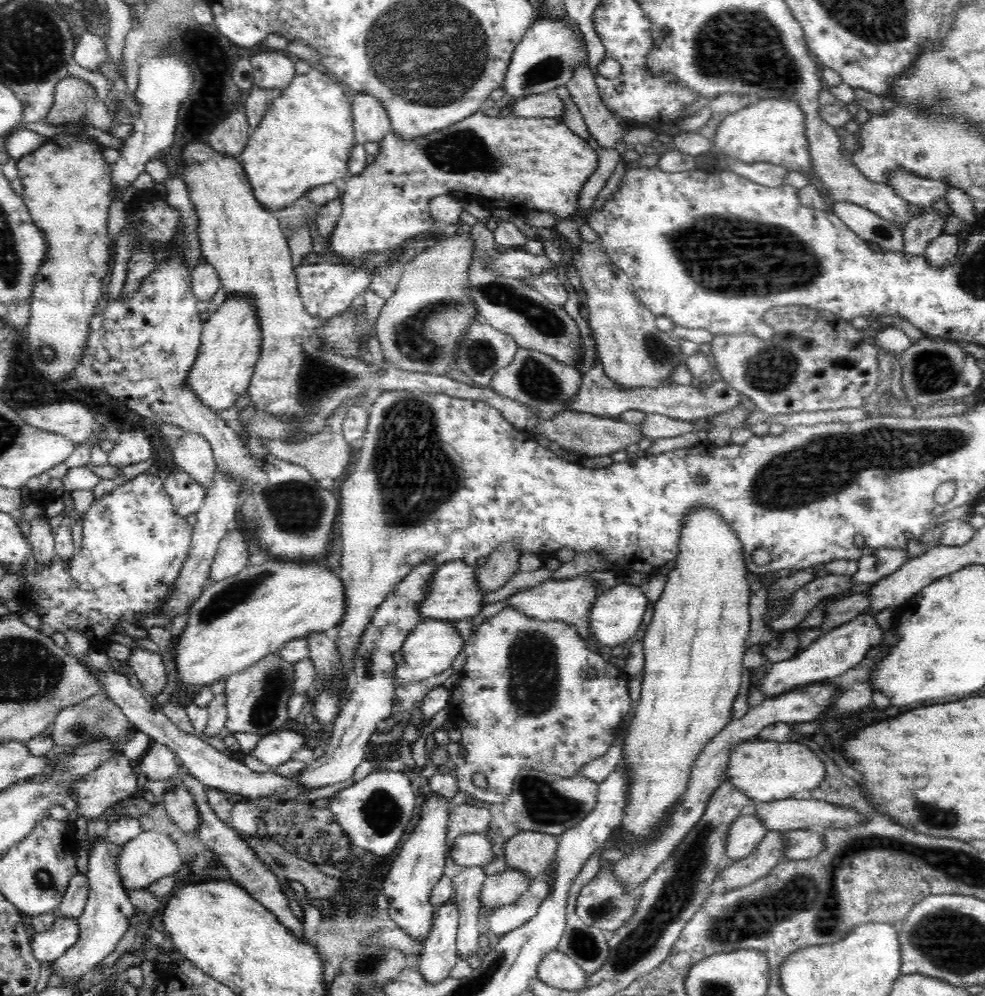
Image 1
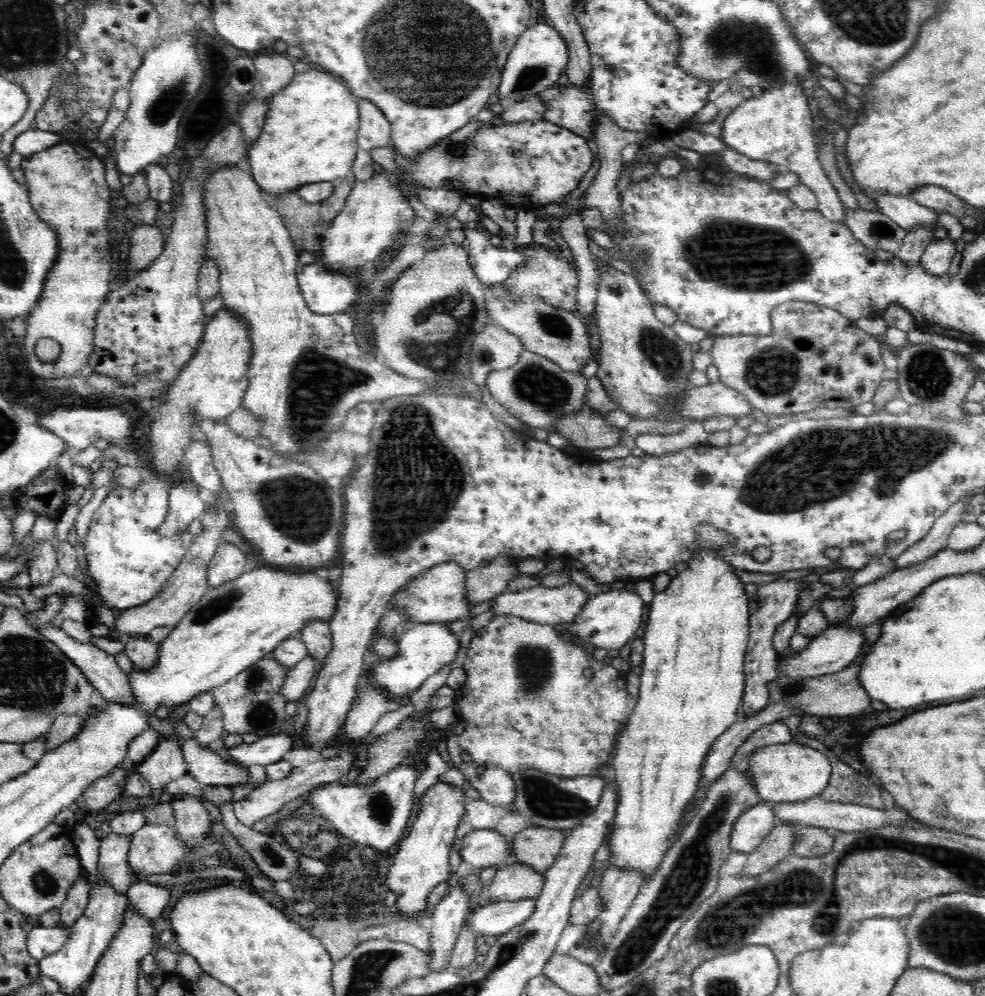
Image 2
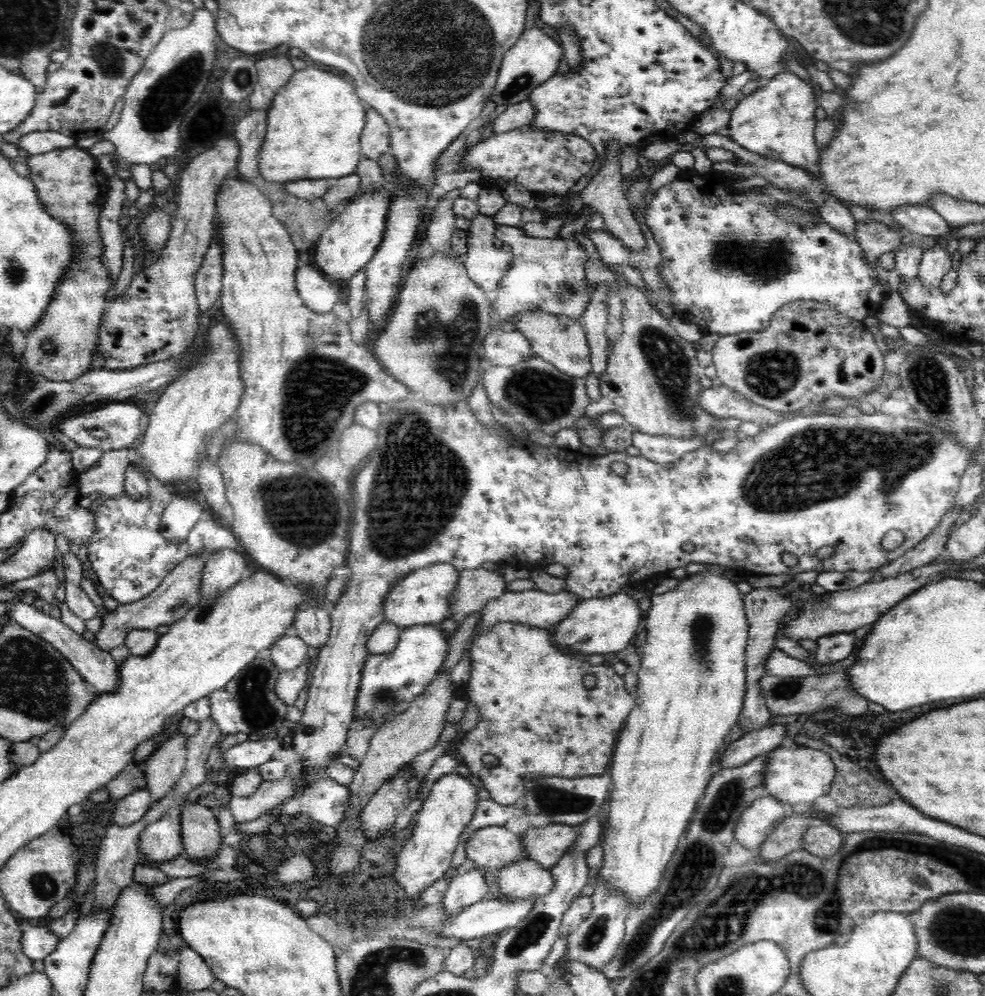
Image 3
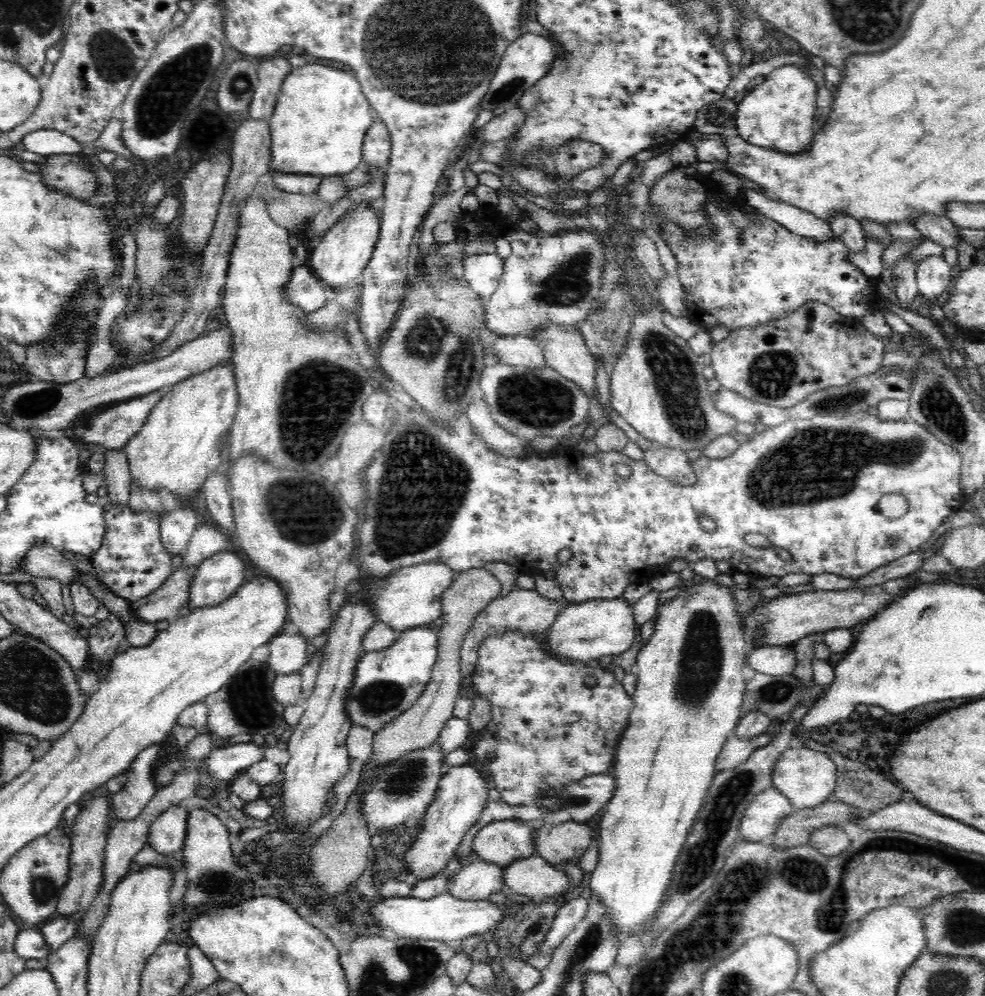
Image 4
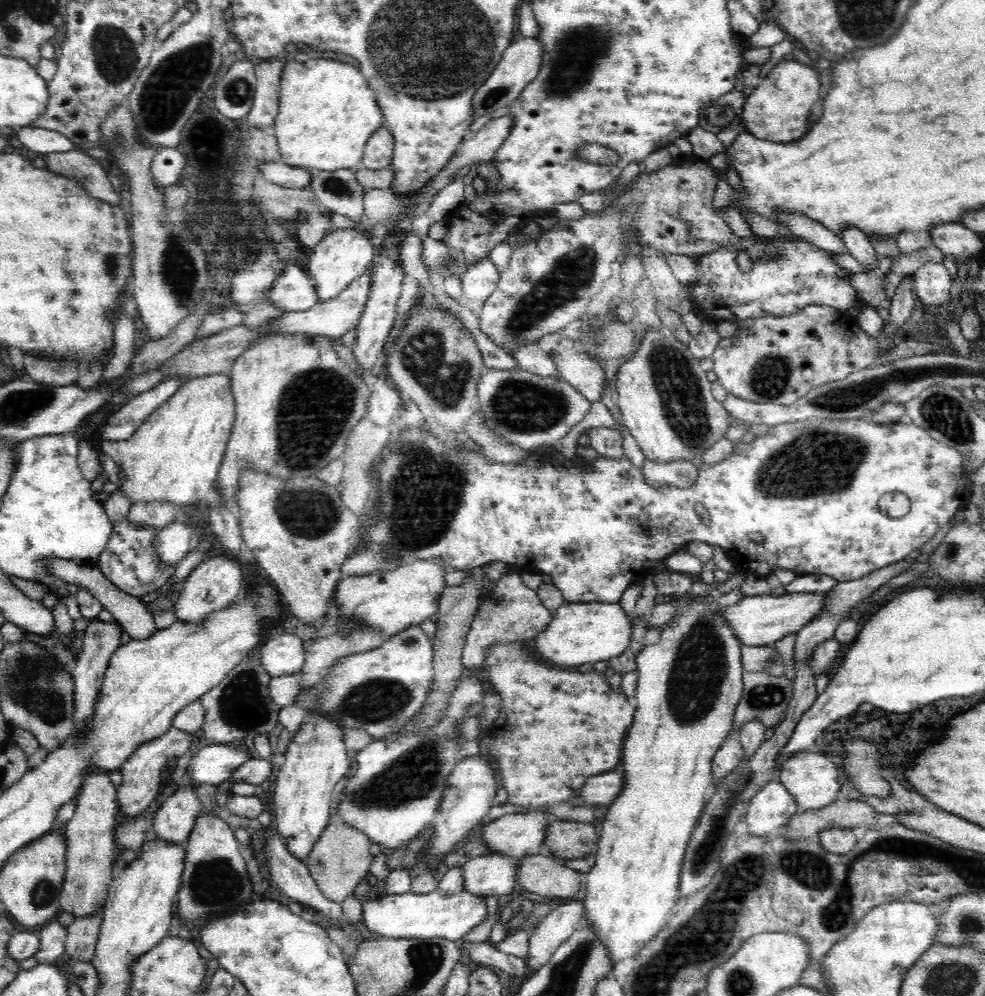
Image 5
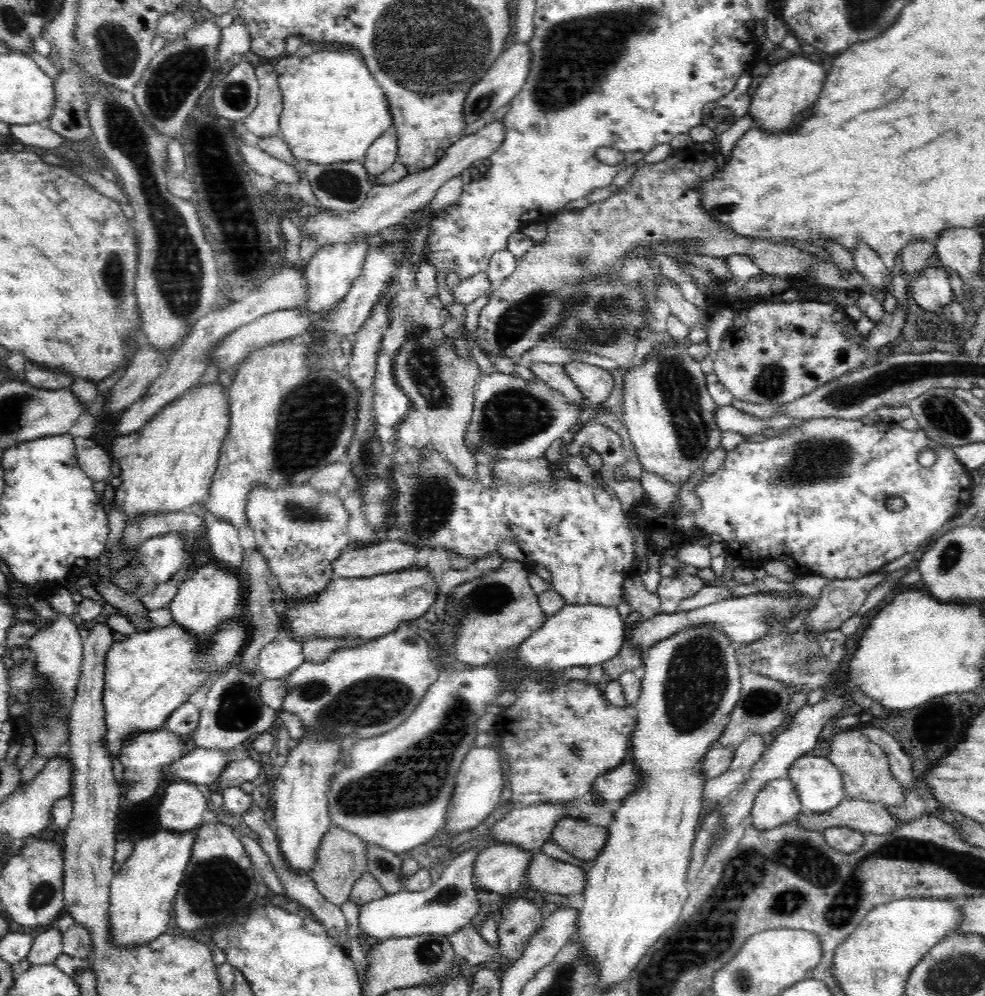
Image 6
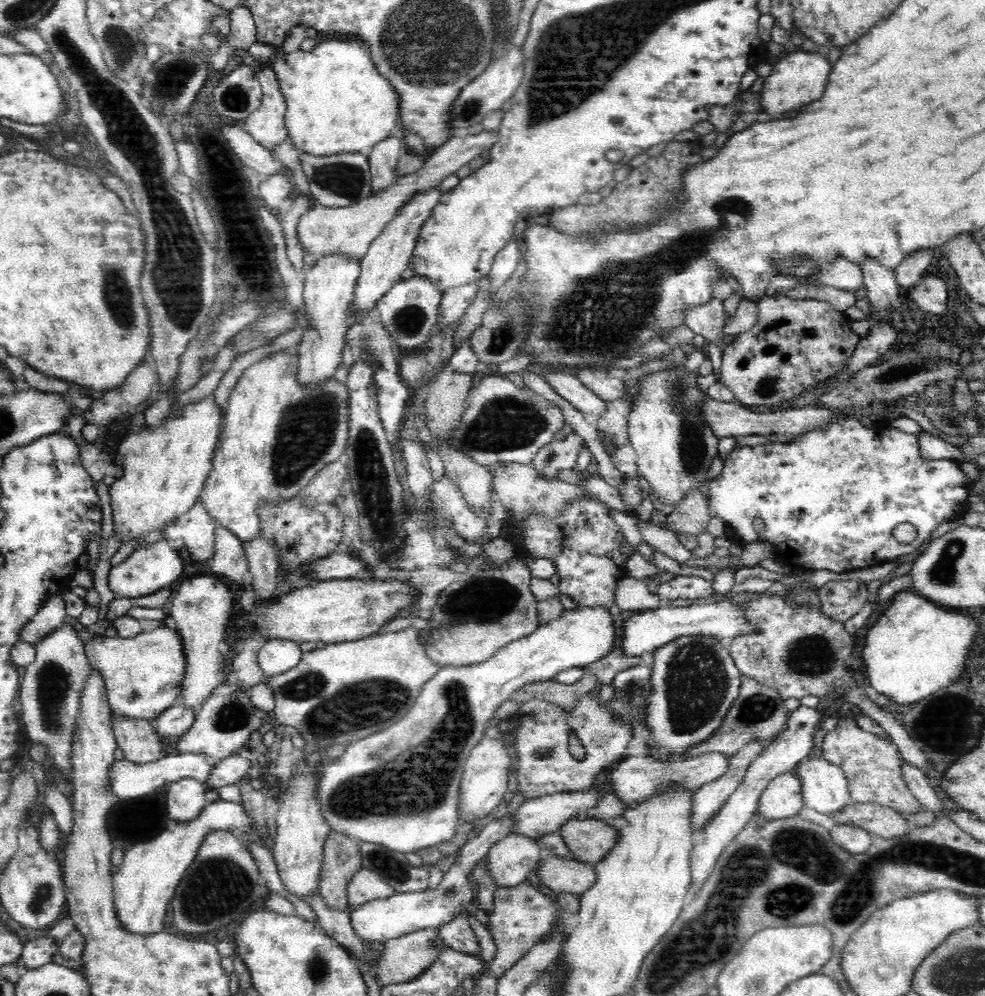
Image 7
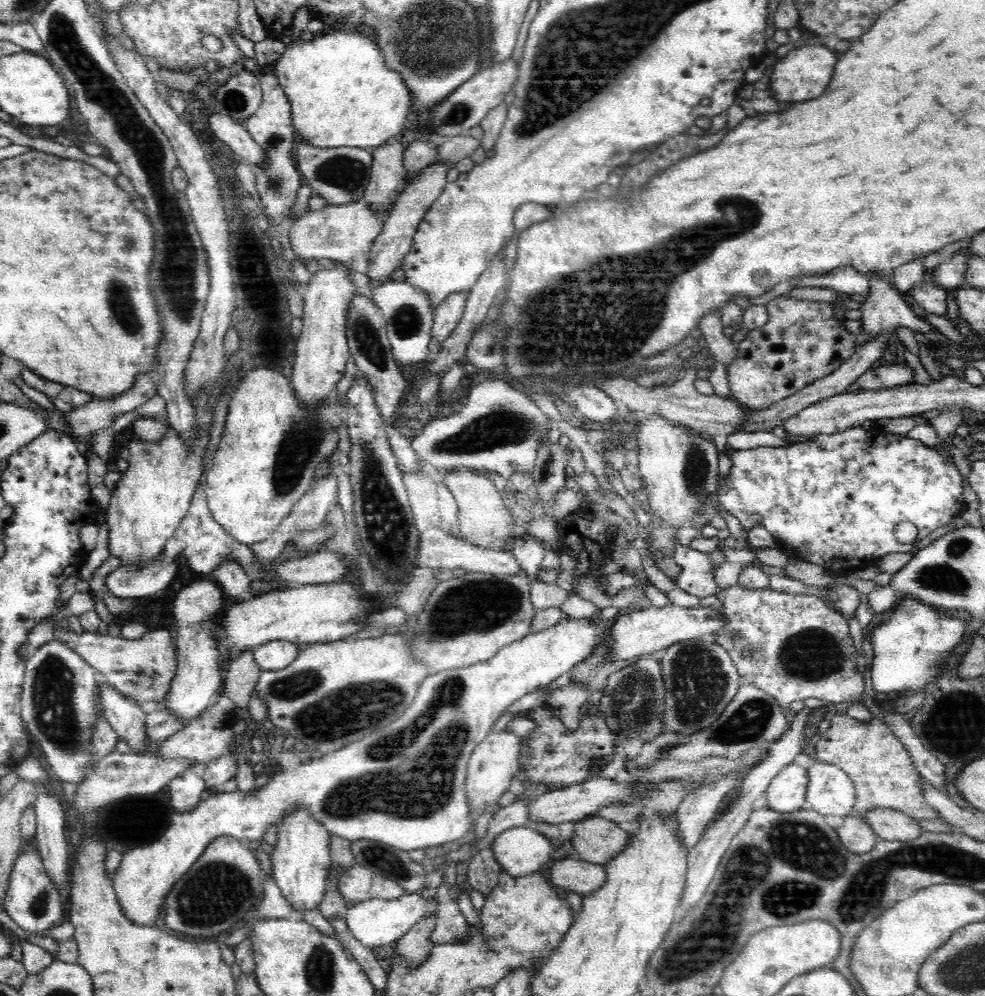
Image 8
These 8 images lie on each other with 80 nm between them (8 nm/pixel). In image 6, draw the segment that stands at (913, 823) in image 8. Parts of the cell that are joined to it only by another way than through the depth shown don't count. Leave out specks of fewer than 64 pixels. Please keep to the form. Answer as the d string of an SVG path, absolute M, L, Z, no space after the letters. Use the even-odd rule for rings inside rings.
M846 798L838 806L809 817L801 812L794 820L800 827L823 831L832 827L850 827L860 832L892 835L900 821L881 803Z

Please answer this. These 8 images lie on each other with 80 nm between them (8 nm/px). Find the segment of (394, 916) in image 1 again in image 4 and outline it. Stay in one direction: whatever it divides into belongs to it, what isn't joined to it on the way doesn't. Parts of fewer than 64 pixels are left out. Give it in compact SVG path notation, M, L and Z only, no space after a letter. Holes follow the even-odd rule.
M470 764L449 768L440 778L437 796L430 802L428 810L425 810L417 839L405 854L406 871L416 882L442 874L455 856L466 831L480 820L488 803L489 792L484 776L480 774Z

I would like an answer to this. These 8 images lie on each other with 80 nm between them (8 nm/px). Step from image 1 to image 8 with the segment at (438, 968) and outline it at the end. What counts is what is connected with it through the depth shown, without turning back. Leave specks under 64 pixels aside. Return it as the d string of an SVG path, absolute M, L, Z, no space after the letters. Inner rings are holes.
M528 826L501 832L494 839L492 849L502 871L514 878L545 870L555 851L552 839Z

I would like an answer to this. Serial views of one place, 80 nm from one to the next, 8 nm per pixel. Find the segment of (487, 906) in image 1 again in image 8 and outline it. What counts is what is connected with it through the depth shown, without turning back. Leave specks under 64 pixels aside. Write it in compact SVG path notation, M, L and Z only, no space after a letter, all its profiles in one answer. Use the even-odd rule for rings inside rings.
M563 859L552 861L545 872L552 886L560 886L581 896L600 888L605 882L604 866L584 860Z

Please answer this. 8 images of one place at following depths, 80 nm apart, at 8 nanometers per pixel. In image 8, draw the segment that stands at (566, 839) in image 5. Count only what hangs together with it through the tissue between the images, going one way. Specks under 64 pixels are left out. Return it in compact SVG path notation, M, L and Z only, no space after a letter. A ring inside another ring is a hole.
M596 815L580 819L566 831L580 860L604 866L625 848L628 833L618 824Z

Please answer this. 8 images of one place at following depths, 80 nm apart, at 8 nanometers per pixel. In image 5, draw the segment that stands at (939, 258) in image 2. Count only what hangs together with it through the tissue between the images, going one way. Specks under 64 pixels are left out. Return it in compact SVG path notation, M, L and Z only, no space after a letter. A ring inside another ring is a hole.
M925 263L913 275L915 294L928 310L951 302L950 290L953 280L944 264Z

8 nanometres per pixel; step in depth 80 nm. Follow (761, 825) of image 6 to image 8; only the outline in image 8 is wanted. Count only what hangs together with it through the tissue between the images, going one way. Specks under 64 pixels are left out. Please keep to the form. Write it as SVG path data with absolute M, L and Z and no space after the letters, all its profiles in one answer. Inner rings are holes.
M791 764L782 768L771 780L771 784L762 799L767 810L777 814L799 811L807 802L808 778L804 768Z

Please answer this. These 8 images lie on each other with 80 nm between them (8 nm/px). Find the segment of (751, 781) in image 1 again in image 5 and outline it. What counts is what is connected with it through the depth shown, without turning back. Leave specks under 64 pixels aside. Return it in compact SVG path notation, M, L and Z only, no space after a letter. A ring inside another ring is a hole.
M807 750L794 753L784 765L781 765L776 777L788 793L792 794L793 800L797 803L797 810L804 812L818 810L838 801L841 797L839 770L832 759L826 758L821 753L815 753L813 750Z

